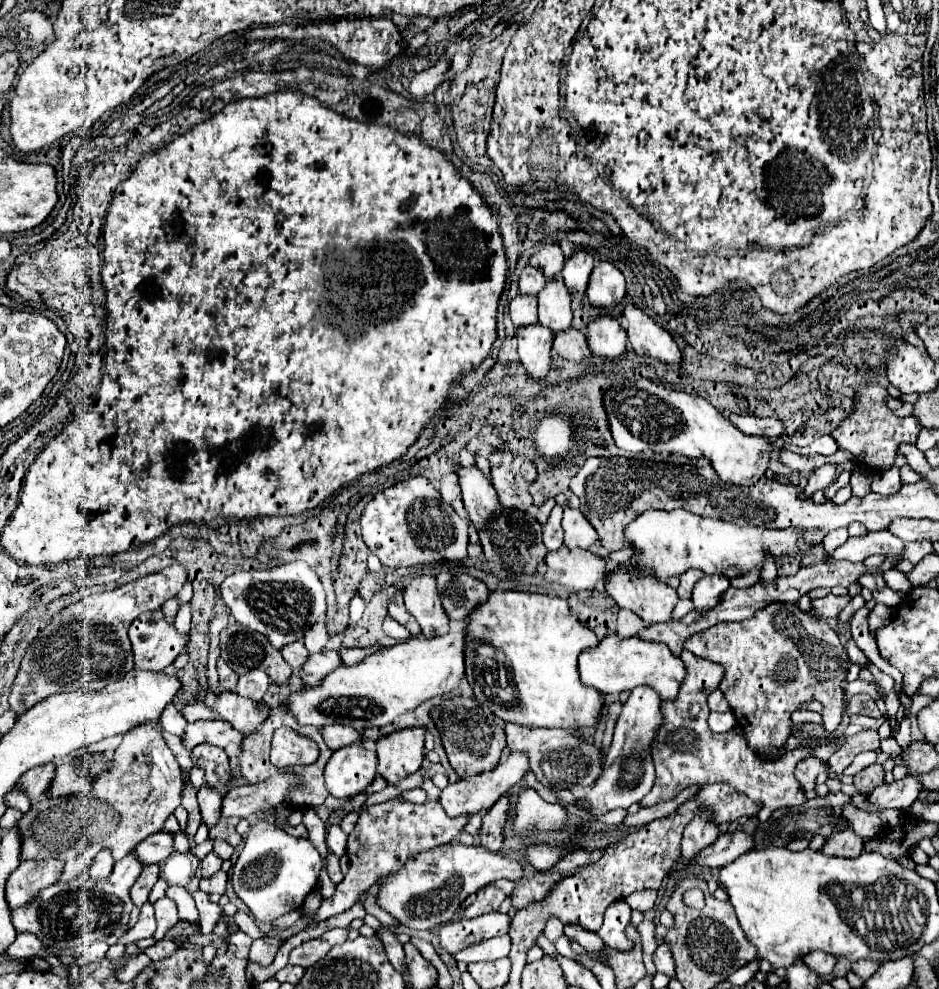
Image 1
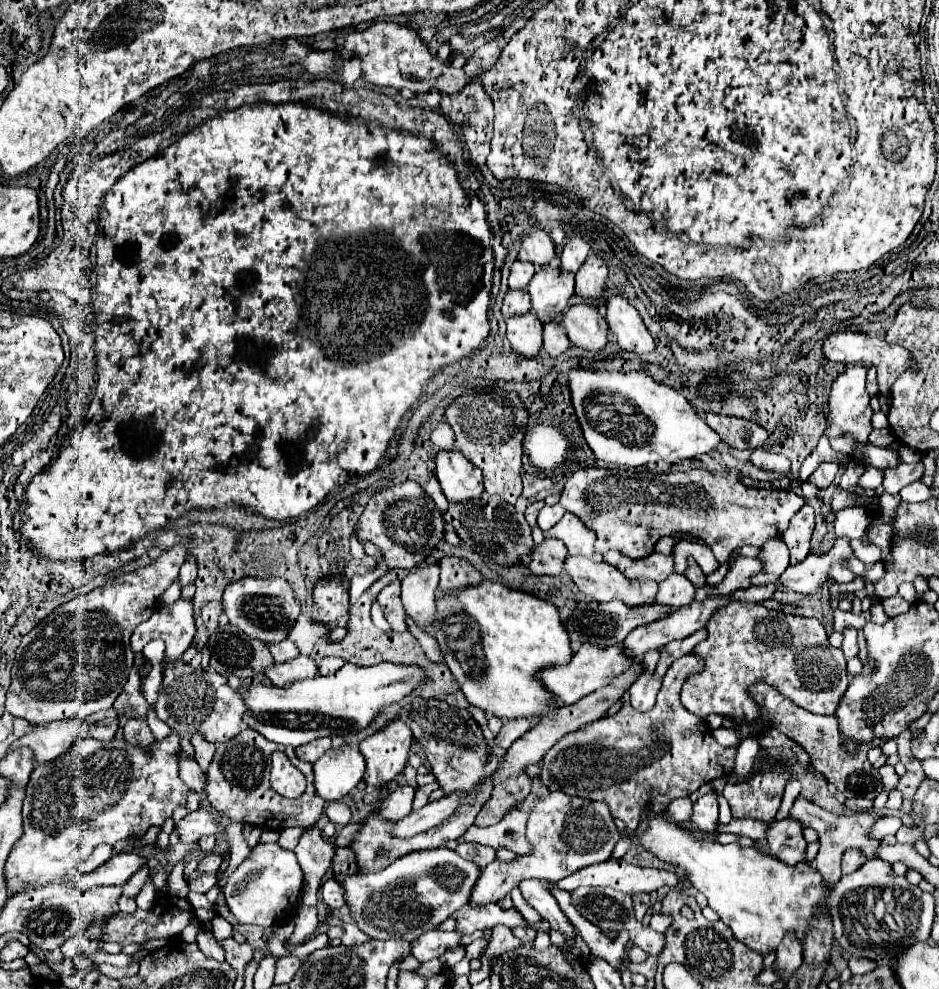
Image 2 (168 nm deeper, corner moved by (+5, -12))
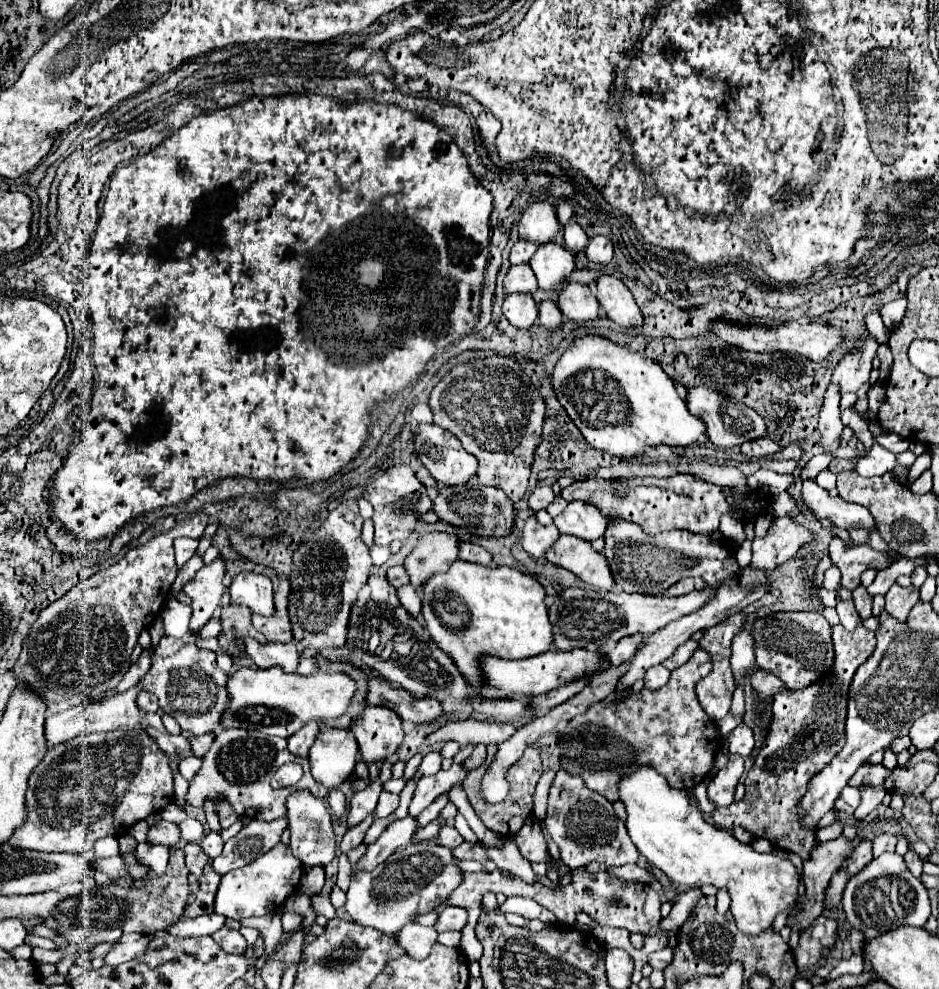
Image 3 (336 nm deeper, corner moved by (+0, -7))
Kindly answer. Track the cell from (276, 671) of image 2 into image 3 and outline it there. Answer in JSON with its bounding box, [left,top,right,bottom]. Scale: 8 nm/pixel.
[244,639,300,673]

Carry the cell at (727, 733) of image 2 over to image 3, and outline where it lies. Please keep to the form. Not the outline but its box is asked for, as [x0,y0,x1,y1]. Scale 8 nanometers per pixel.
[728,725,754,757]

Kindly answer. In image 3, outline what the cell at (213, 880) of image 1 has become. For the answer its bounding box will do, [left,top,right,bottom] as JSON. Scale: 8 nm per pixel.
[184,843,210,877]

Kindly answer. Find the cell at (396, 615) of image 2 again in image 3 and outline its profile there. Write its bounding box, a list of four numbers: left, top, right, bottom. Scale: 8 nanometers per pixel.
[386,565,410,587]

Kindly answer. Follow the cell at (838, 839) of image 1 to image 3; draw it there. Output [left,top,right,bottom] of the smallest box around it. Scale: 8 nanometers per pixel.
[846,839,872,875]

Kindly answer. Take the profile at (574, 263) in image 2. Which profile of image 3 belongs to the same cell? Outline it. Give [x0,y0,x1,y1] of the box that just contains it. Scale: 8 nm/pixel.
[564,221,588,251]

